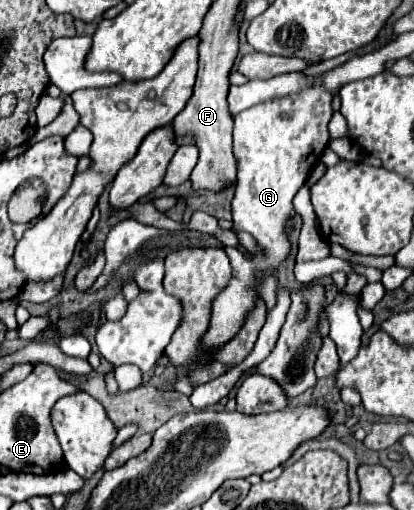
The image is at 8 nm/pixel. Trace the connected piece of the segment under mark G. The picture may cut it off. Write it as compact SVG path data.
M308 86L308 90L300 90L300 94L292 94L292 98L276 98L236 114L234 154L240 168L232 200L232 224L234 228L252 234L260 252L248 252L240 266L236 266L236 248L228 248L232 278L228 286L212 300L210 326L196 358L186 364L188 370L210 364L218 346L224 346L240 332L250 310L256 308L256 302L262 298L258 290L258 282L262 278L260 274L278 270L278 266L288 258L290 240L286 228L296 214L292 200L328 146L328 122L332 114L332 94L328 94L328 90L320 90L320 86Z

